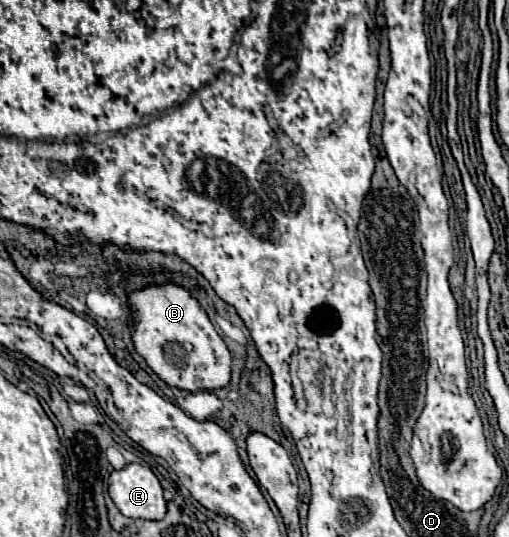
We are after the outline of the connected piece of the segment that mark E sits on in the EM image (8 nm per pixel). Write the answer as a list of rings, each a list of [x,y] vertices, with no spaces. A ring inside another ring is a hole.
[[[127,464],[109,476],[109,496],[127,518],[163,520],[167,504],[157,476],[146,464]]]

